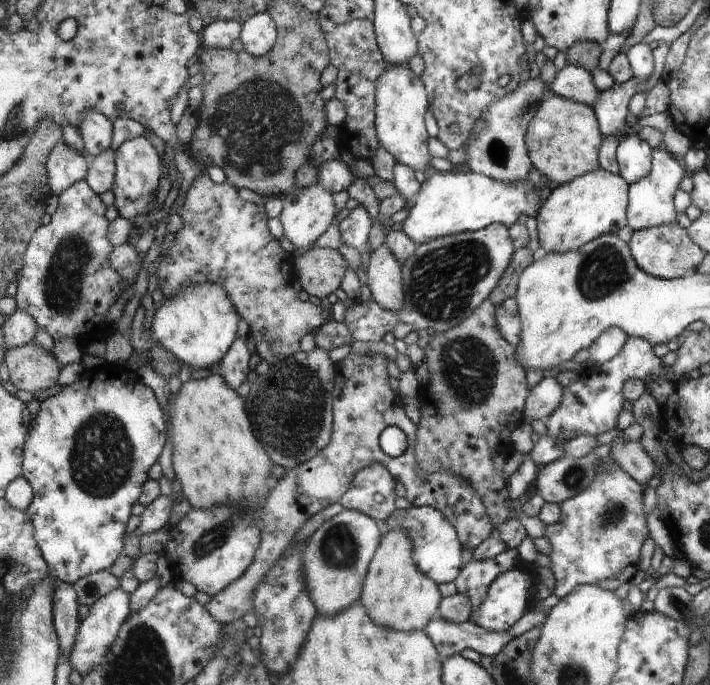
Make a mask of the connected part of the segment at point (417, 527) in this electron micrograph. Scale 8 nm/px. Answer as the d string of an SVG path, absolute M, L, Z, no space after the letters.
M414 506L409 508L396 510L386 520L386 528L388 532L392 530L404 530L410 535L412 546L412 554L414 555L418 570L431 578L436 584L444 584L444 582L454 582L458 574L460 574L460 566L462 566L462 541L459 538L458 531L452 526L451 521L443 515L438 509L431 506Z

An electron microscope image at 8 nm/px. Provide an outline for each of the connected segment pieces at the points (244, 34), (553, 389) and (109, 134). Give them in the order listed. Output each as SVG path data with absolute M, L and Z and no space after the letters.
M268 12L255 14L241 26L240 40L243 49L252 56L261 57L270 53L278 42L278 28Z
M555 376L544 377L527 396L527 409L524 414L528 418L547 421L548 417L562 402L562 386Z
M88 110L84 122L82 122L82 126L78 127L78 130L85 142L87 153L97 157L113 148L114 121L98 110Z

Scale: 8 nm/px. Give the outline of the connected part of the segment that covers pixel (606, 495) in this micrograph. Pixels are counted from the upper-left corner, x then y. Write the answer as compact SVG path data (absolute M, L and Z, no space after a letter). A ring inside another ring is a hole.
M611 458L608 462L598 464L596 478L584 492L575 494L574 498L559 505L560 522L547 525L543 536L552 546L549 556L550 566L556 578L553 594L558 598L566 597L580 585L605 585L610 592L614 592L620 584L632 580L632 576L638 572L640 548L648 536L644 504L642 504L642 486L636 482L636 479L626 474Z

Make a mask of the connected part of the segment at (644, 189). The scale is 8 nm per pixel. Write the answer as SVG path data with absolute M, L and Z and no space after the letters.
M664 147L652 149L652 168L646 178L630 184L630 204L627 208L627 224L634 231L677 222L673 198L681 180L688 174L686 167L679 163Z

